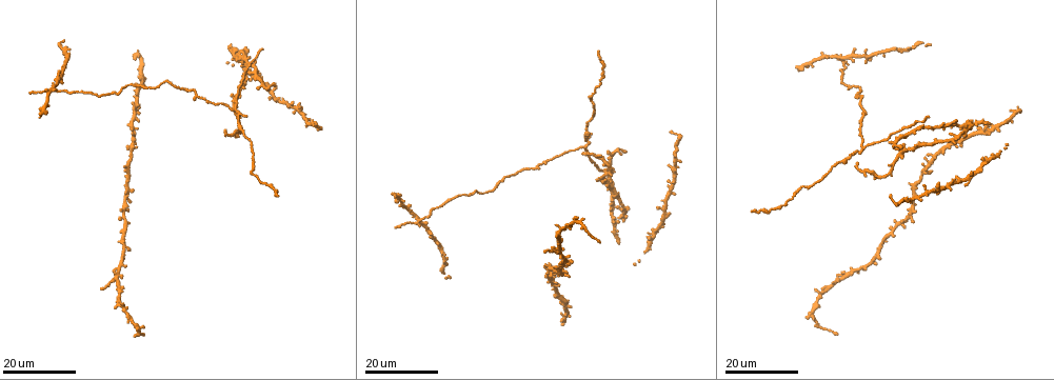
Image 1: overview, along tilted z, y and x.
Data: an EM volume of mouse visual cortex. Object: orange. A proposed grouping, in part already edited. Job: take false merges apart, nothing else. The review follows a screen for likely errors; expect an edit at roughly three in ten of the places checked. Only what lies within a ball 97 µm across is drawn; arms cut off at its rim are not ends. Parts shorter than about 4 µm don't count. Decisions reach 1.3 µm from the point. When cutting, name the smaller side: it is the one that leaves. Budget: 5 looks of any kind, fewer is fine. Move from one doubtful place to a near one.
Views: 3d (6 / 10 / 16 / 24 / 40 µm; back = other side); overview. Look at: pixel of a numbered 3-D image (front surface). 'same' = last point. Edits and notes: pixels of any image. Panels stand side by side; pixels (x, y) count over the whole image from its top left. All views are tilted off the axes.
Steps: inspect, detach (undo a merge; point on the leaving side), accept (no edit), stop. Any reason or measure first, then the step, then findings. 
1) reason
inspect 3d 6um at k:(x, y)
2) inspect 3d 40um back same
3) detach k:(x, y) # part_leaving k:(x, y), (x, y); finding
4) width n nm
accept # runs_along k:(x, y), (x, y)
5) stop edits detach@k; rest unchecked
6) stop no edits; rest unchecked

two arms in line, one across
inspect 3d 16um at 1:(560, 250)

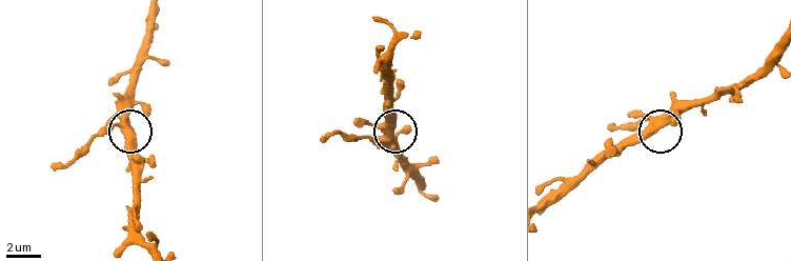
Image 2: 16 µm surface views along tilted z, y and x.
inspect 3d 6um at 2:(385, 126)

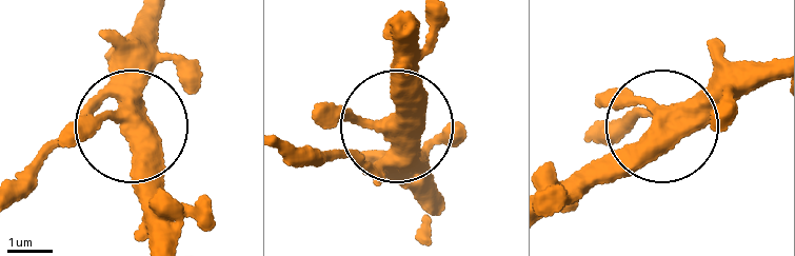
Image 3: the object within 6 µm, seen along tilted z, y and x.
detach 3:(338, 155) # part_leaving 3:(376, 169), (284, 152); a second neuron is stuck on

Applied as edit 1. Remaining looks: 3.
two arms in line, one across
inspect 3d 16um at 1:(586, 229)

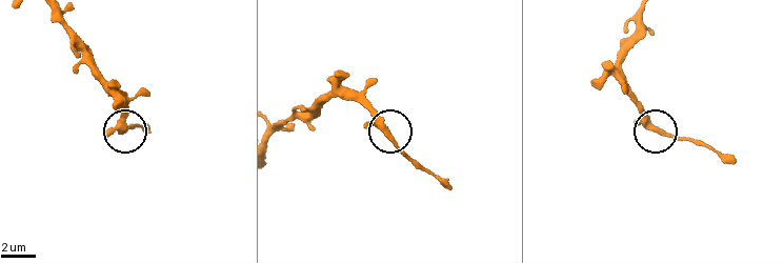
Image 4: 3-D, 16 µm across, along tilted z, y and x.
inspect 3d 6um at 4:(657, 129)

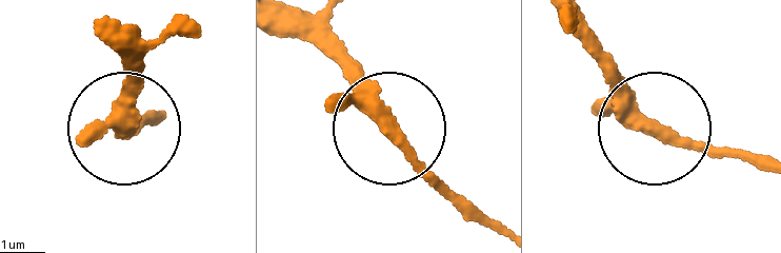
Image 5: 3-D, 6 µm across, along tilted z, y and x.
accept # runs_along 5:(114, 49), (124, 74), (116, 121), (157, 123); one neuron here

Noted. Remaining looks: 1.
stop edits detach@3; rest unchecked

